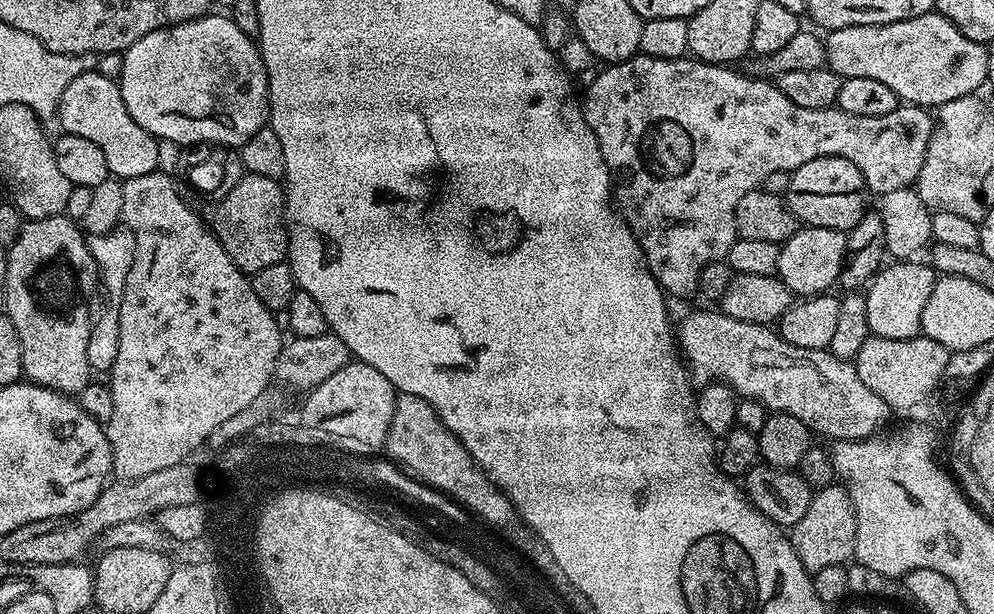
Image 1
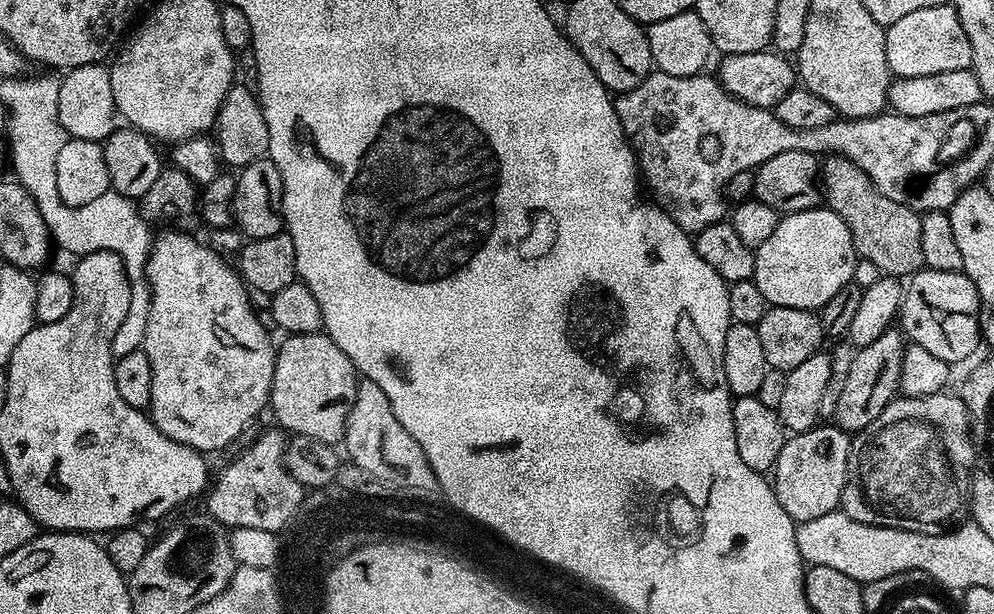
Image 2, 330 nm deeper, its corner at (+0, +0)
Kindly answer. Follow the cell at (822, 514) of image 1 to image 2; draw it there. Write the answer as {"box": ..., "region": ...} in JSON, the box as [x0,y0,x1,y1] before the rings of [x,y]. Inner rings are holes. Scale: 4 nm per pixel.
{"box":[839,391,976,536],"region":[[[947,391],[930,394],[926,398],[901,395],[899,398],[891,400],[886,406],[886,410],[882,410],[882,414],[878,414],[878,418],[874,418],[874,422],[870,422],[870,426],[866,426],[862,431],[851,437],[852,449],[848,452],[848,477],[842,490],[839,511],[841,513],[845,512],[856,523],[853,525],[867,526],[868,528],[897,528],[907,532],[921,532],[922,534],[939,536],[953,523],[951,520],[959,514],[960,507],[963,504],[965,507],[970,494],[971,477],[974,472],[972,468],[976,460],[976,448],[974,446],[976,444],[968,428],[966,406],[960,400],[959,395],[948,395]]]}

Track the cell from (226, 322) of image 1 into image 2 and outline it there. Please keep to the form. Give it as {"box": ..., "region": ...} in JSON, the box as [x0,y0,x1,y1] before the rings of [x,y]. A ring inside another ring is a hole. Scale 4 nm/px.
{"box":[142,230,276,454],"region":[[[164,230],[161,236],[157,235],[152,242],[152,252],[148,256],[148,271],[146,273],[148,287],[152,290],[152,305],[148,311],[148,321],[146,322],[146,334],[142,350],[150,358],[152,367],[152,402],[150,405],[150,415],[152,421],[174,442],[182,442],[186,446],[195,448],[201,454],[209,454],[215,448],[224,448],[231,440],[236,440],[240,436],[240,431],[259,414],[265,411],[266,405],[270,400],[272,390],[272,375],[276,365],[276,352],[272,340],[268,337],[268,332],[264,329],[262,321],[256,317],[254,309],[248,305],[249,293],[246,291],[246,285],[238,275],[237,269],[232,268],[215,252],[212,248],[207,248],[184,230]]]}

